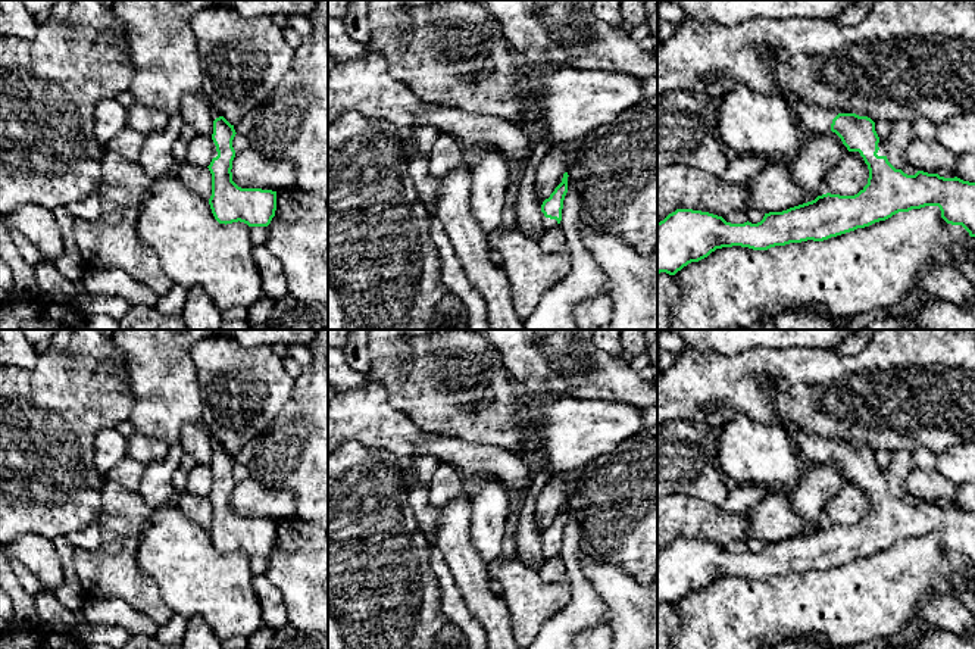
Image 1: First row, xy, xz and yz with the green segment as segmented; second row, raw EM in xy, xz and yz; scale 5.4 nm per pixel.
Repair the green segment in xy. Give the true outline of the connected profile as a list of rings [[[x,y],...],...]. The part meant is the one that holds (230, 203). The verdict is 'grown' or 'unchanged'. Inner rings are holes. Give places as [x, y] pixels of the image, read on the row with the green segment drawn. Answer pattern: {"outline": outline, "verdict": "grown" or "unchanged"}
{"outline": [[[212,107],[213,131],[210,143],[213,157],[207,166],[212,174],[212,196],[209,205],[219,224],[244,222],[249,227],[268,227],[276,210],[276,191],[262,188],[241,188],[232,181],[232,160],[235,137],[231,125]]], "verdict": "grown"}

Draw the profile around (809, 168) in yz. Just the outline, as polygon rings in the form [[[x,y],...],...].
[[[835,132],[815,135],[788,163],[793,181],[806,194],[819,193],[825,185],[828,171],[847,153],[847,147]]]

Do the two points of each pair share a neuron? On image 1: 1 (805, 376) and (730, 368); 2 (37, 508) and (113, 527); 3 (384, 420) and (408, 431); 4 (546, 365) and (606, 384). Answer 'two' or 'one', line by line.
1: one
2: two
3: one
4: one

